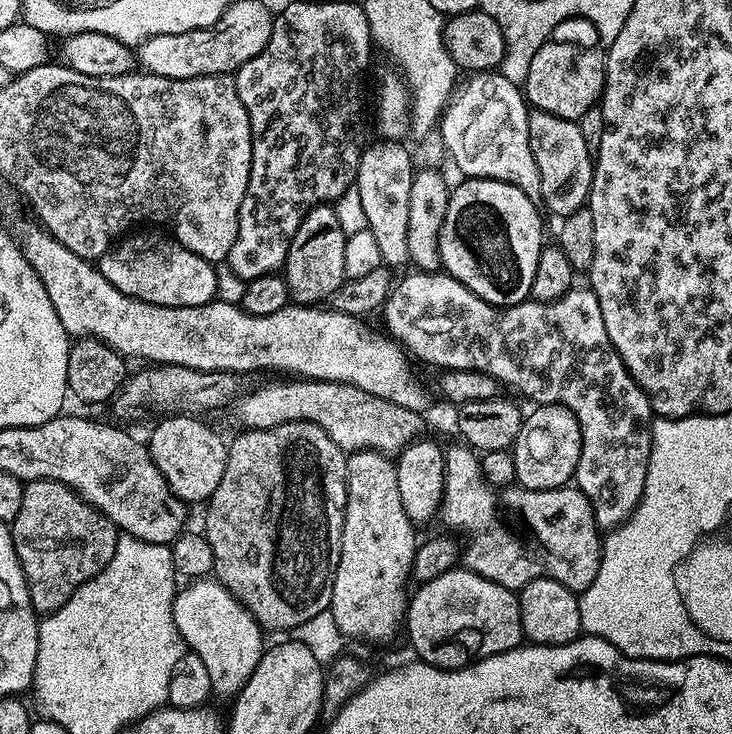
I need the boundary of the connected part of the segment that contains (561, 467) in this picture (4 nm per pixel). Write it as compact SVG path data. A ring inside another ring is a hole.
M542 404L524 416L524 425L510 451L516 467L515 483L530 490L554 490L565 487L575 477L582 450L578 418L561 404Z

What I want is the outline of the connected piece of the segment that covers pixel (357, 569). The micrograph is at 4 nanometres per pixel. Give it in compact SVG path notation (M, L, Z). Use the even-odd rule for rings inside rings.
M382 452L351 453L348 456L348 505L344 511L344 529L330 609L334 622L338 622L338 630L342 630L349 641L365 640L368 644L380 644L383 640L394 639L399 628L401 631L410 599L408 580L412 576L412 563L416 561L418 547L415 531L412 519L406 510L402 510L395 463Z

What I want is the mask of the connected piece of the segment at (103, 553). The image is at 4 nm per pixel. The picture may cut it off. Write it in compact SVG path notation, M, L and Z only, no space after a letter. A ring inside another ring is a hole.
M29 480L24 485L22 510L10 525L14 550L28 580L32 608L38 614L56 612L90 578L114 558L118 529L98 509L64 484Z

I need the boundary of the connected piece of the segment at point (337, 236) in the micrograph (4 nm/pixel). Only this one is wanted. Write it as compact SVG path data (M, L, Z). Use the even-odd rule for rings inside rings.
M320 204L304 215L294 238L290 242L288 257L282 275L288 295L297 304L320 306L331 301L345 284L346 277L346 236L338 222L335 207Z

